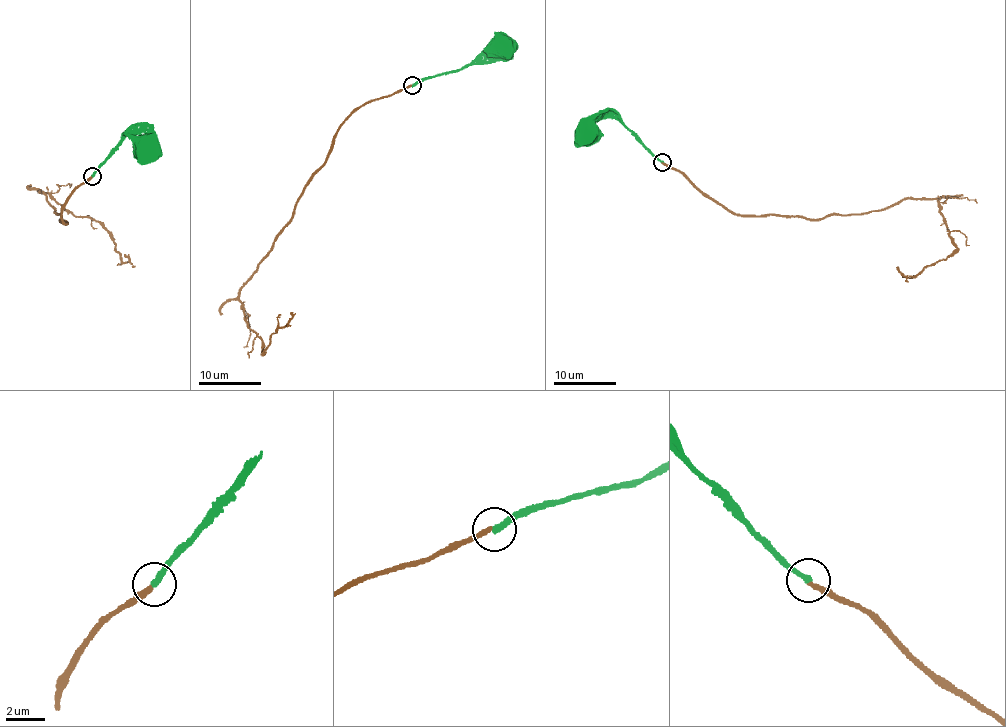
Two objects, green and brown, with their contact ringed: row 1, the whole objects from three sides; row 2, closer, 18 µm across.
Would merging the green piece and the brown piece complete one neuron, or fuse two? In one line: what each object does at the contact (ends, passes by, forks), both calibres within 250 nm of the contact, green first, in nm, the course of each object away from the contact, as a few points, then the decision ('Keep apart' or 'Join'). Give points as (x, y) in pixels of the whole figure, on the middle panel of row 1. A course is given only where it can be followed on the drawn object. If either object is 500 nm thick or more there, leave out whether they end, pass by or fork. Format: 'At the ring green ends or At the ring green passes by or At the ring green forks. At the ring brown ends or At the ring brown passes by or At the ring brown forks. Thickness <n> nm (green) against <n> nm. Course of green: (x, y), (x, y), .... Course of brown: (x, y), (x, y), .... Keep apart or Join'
At the ring green ends. At the ring brown ends. Thickness 320 nm (green) against 240 nm. Course of green: (411, 85), (459, 71), (488, 49), (503, 53), (504, 48). Course of brown: (411, 85), (371, 99), (345, 119), (328, 159), (238, 297), (263, 354), (292, 312). Keep apart

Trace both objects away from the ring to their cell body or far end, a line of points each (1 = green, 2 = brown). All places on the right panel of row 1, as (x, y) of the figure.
1: (662, 162), (634, 132), (613, 117), (597, 119), (593, 132), (588, 134)
2: (662, 162), (738, 214), (821, 219), (878, 211), (908, 198), (936, 199), (956, 250), (914, 276), (897, 267)

